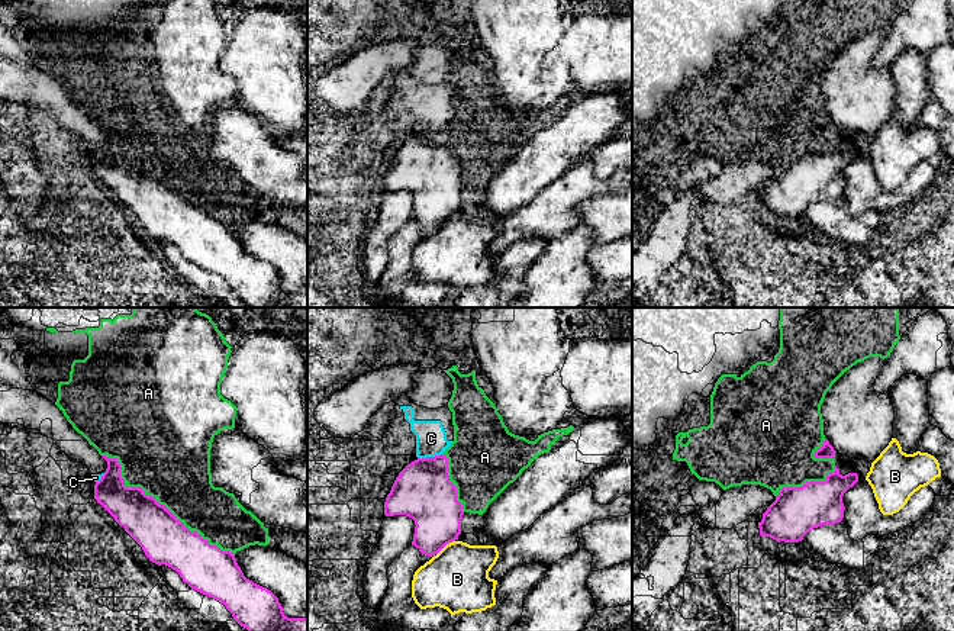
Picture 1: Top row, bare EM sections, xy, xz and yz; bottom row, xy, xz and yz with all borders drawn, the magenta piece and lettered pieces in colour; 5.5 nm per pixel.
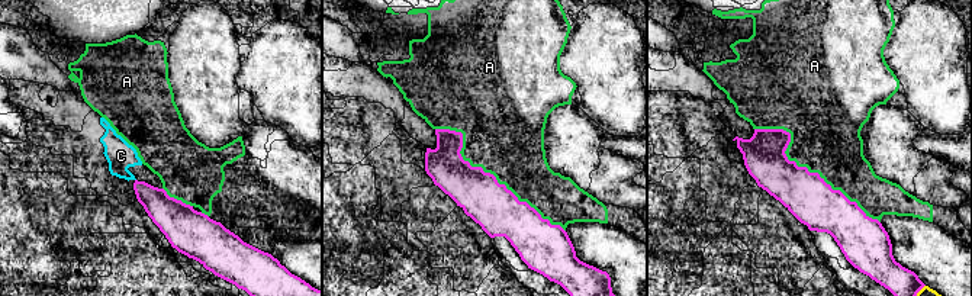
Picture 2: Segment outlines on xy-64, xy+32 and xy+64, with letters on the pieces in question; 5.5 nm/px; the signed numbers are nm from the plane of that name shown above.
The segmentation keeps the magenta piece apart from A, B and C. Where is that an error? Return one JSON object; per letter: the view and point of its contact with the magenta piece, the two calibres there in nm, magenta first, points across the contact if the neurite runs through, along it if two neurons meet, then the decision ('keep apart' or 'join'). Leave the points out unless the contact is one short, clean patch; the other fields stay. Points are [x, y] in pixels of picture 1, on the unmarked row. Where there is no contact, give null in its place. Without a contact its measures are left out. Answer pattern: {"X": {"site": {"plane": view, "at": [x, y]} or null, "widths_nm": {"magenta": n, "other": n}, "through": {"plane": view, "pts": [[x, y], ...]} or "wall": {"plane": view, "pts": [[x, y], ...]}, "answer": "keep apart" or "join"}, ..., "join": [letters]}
{"A": {"site": {"plane": "xy", "at": [158, 179]}, "widths_nm": {"magenta": 260, "other": 440}, "answer": "keep apart"}, "B": {"site": {"plane": "xz", "at": [445, 219]}, "widths_nm": {"magenta": 280, "other": 360}, "answer": "keep apart"}, "C": {"site": {"plane": "xz", "at": [429, 132]}, "widths_nm": {"magenta": 320, "other": 180}, "wall": {"plane": "xz", "pts": [[442, 128], [434, 132], [418, 134]]}, "answer": "keep apart"}, "join": []}

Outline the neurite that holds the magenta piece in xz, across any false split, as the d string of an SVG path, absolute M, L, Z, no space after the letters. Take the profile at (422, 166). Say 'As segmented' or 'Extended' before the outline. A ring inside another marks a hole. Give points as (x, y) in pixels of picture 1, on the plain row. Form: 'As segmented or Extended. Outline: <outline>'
As segmented. Outline: M447 131L418 133L396 152L384 177L384 190L406 190L415 196L412 220L425 231L438 229L461 209L463 178L457 176L457 162L448 152Z

